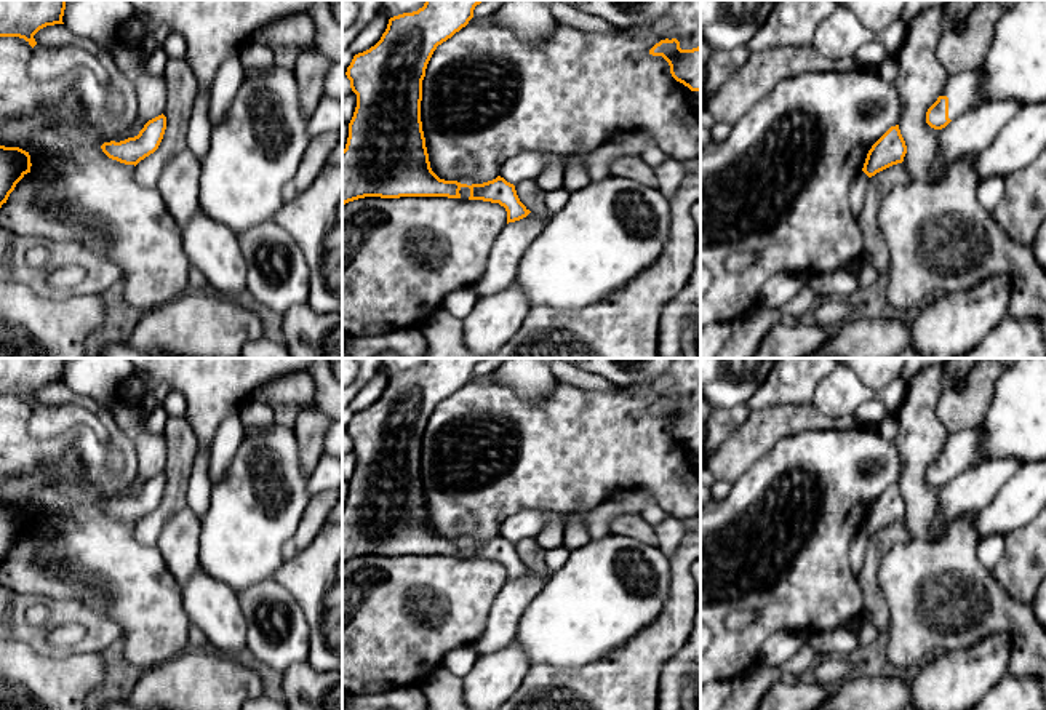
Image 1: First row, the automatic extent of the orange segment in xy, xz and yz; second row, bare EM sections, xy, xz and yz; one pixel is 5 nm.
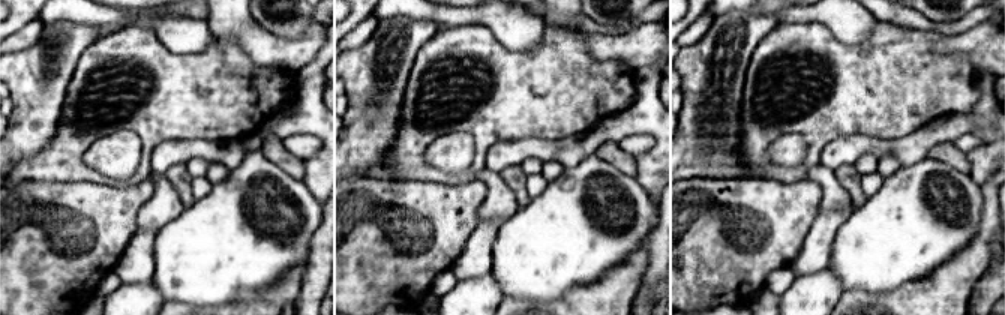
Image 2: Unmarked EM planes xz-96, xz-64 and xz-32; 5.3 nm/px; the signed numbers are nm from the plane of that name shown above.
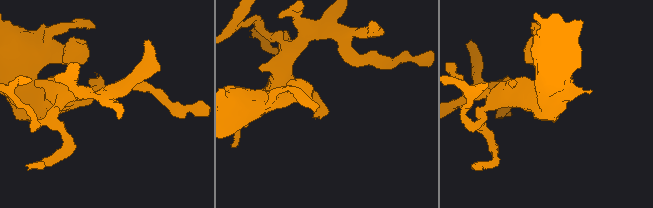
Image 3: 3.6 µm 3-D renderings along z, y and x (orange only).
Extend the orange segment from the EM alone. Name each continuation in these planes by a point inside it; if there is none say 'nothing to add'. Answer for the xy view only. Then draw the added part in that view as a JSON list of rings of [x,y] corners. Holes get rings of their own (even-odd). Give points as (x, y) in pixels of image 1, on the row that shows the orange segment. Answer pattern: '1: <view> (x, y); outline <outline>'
nothing to add

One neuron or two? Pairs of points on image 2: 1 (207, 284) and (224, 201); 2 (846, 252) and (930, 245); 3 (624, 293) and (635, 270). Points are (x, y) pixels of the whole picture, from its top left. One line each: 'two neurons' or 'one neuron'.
1: one neuron
2: one neuron
3: one neuron

